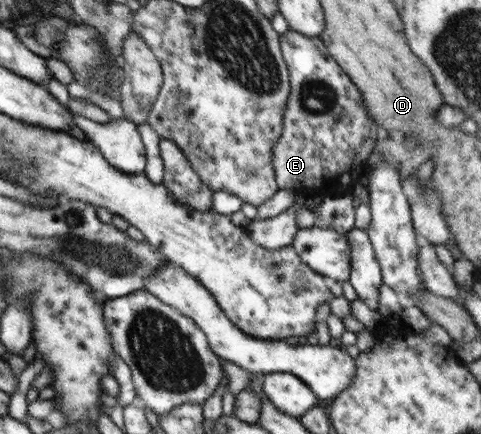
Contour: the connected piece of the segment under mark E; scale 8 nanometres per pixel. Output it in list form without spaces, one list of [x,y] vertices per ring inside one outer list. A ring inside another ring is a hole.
[[[289,30],[280,36],[280,50],[289,70],[290,95],[283,116],[283,130],[273,145],[273,163],[276,183],[280,190],[295,190],[295,186],[319,186],[327,178],[335,178],[347,166],[367,162],[380,133],[379,126],[368,115],[363,95],[347,74],[329,54],[318,37],[307,37]]]

